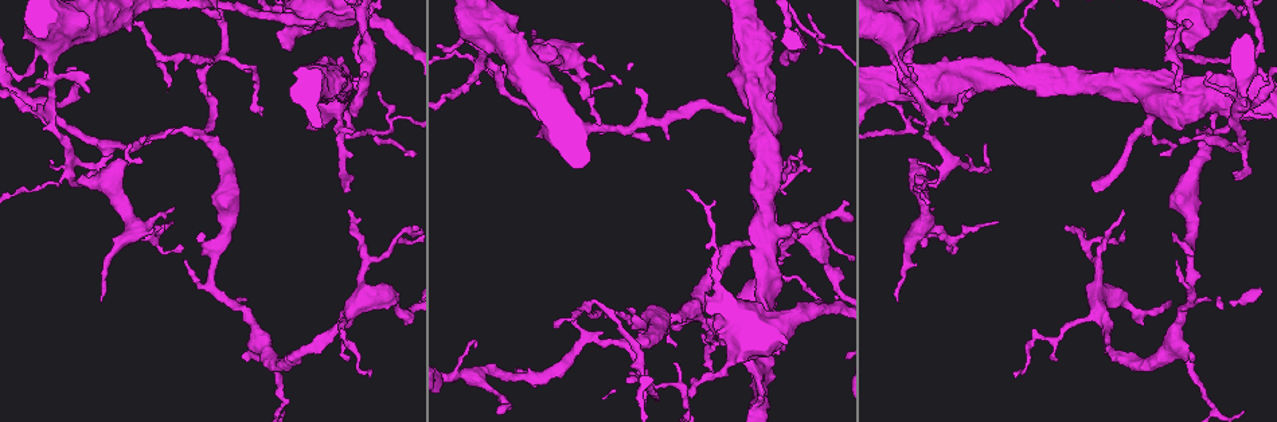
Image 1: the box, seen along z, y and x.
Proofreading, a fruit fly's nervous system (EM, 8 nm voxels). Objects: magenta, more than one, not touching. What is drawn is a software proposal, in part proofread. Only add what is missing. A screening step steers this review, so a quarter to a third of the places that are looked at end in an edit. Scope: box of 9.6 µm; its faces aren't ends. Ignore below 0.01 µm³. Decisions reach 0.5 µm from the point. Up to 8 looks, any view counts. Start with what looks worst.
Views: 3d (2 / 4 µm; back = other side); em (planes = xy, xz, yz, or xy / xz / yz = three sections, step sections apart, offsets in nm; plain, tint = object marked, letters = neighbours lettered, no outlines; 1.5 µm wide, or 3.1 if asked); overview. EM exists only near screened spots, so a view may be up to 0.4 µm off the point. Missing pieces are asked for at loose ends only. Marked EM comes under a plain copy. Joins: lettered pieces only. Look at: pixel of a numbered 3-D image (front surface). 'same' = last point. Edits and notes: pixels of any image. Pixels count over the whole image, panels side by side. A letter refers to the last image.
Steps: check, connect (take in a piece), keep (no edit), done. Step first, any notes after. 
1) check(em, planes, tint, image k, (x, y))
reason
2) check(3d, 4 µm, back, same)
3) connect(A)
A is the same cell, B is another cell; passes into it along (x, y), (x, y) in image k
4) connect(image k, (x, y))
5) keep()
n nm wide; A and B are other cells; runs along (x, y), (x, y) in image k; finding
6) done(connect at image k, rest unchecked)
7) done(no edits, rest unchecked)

check(3d, 4 µm, image 1, (357, 113))
free end

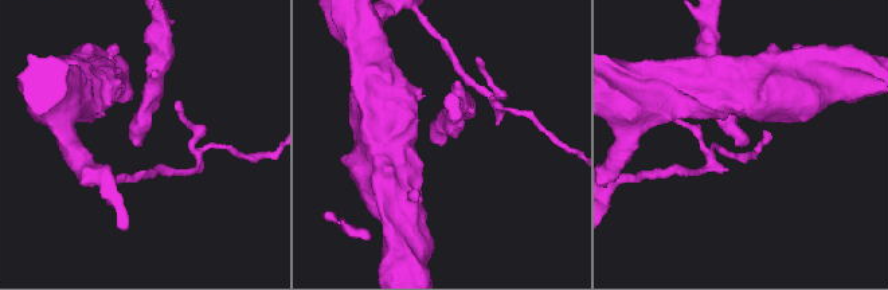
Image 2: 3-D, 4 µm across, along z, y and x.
check(em, xy, step 4, letters, image 2, (141, 139))
shape alone is not enough

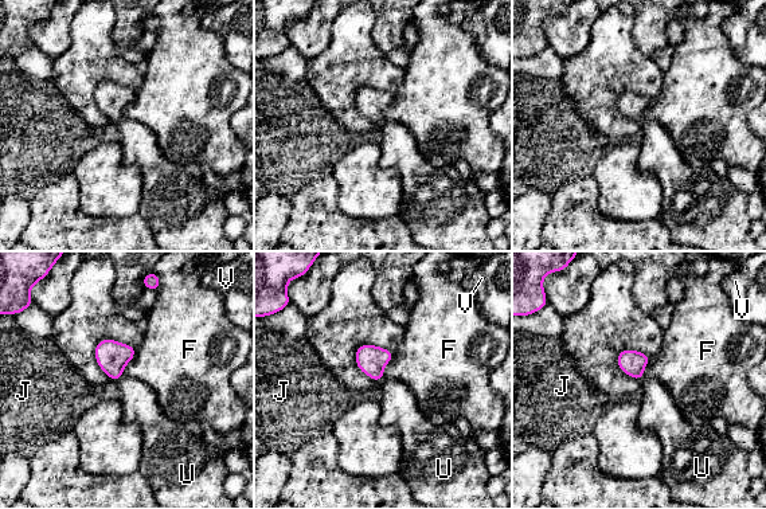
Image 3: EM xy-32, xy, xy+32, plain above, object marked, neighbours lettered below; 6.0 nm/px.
check(em, planes, letters, same)
another direction

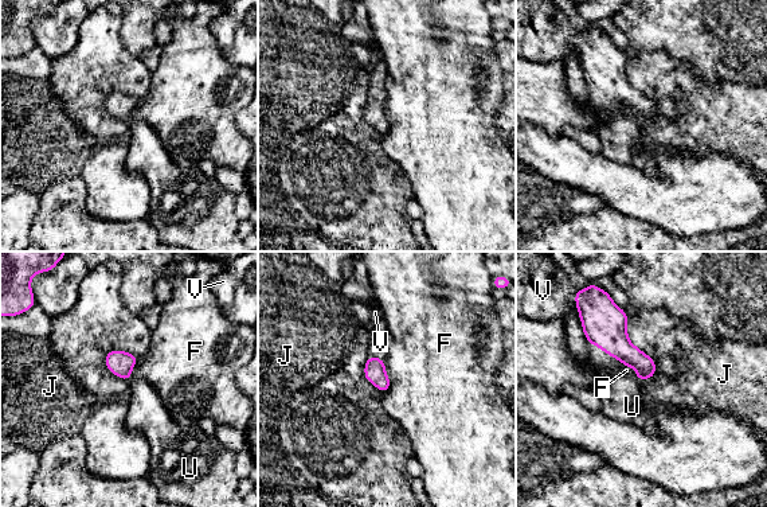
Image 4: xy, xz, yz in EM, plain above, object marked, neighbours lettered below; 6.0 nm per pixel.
connect(U)
130 nm wide; U is the same cell, F, J and V are other cells; passes into it along (617, 344), (638, 379), (630, 405) in image 4; it goes on there

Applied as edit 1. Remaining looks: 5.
check(em, planes, letters, image 1, (984, 25))

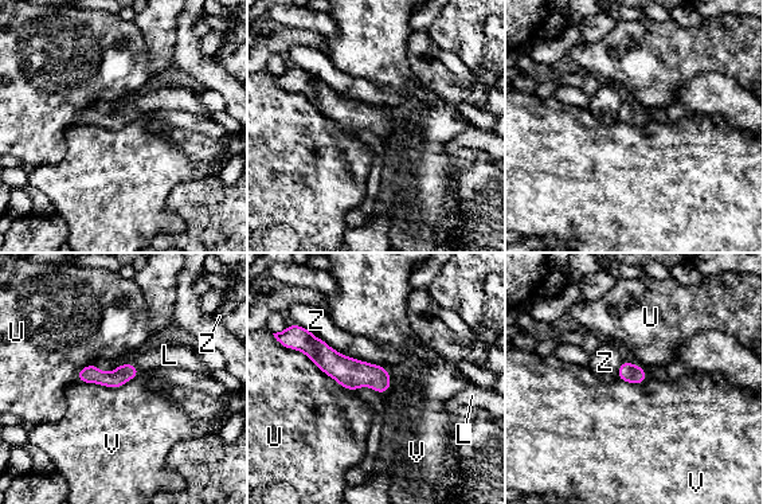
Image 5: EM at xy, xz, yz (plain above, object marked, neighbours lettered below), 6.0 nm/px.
connect(L)
L is the same cell, U, V and Z are other cells; passes into it along (122, 374), (135, 367), (169, 355) in image 5; the neuron continues

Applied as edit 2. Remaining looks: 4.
check(3d, 2 µm, image 1, (1092, 188))
an open end

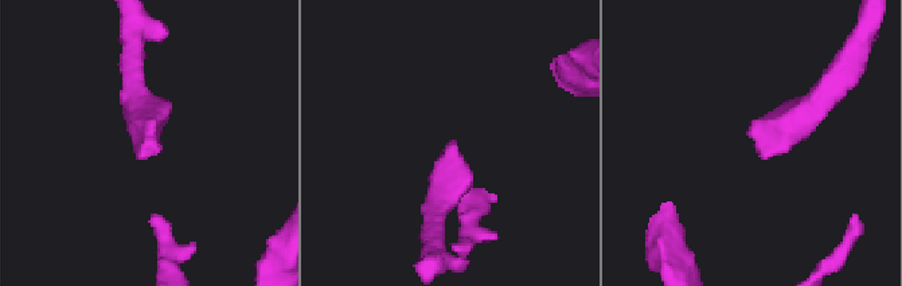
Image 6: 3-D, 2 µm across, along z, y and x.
check(em, xz, step 4, letters, image 6, (748, 134))
need the tissue

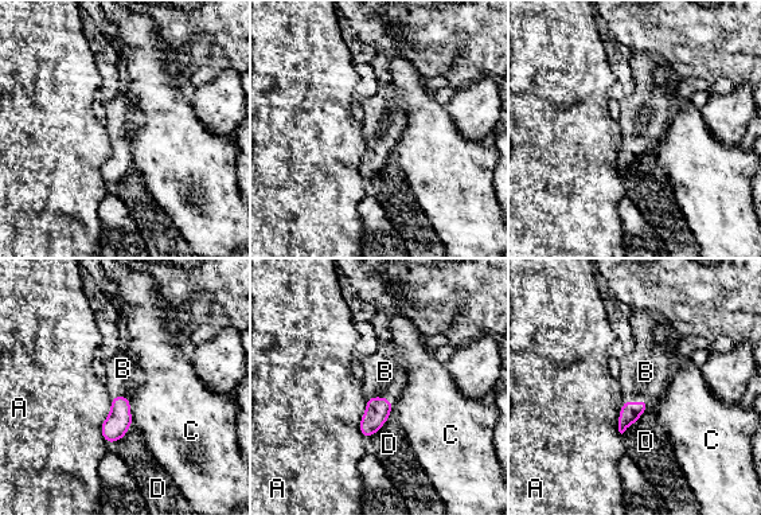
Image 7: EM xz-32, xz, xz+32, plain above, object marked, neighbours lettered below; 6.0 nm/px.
connect(B)
B is the same cell, A, C and D are other cells; passes into it along (631, 412), (646, 401), (646, 371) in image 7; it goes on there

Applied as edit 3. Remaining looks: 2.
done(connect at image 4, connect at image 5, connect at image 7, rest unchecked)

